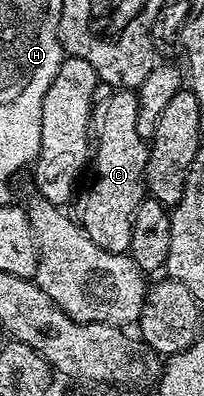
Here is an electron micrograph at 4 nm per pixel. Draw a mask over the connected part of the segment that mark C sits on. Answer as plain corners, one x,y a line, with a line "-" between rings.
115,89
107,98
99,97
92,115
92,138
96,149
92,154
94,183
76,198
76,221
83,232
109,254
124,254
130,249
132,220
136,208
147,197
146,165
148,164
147,139
136,132
138,95
132,90

